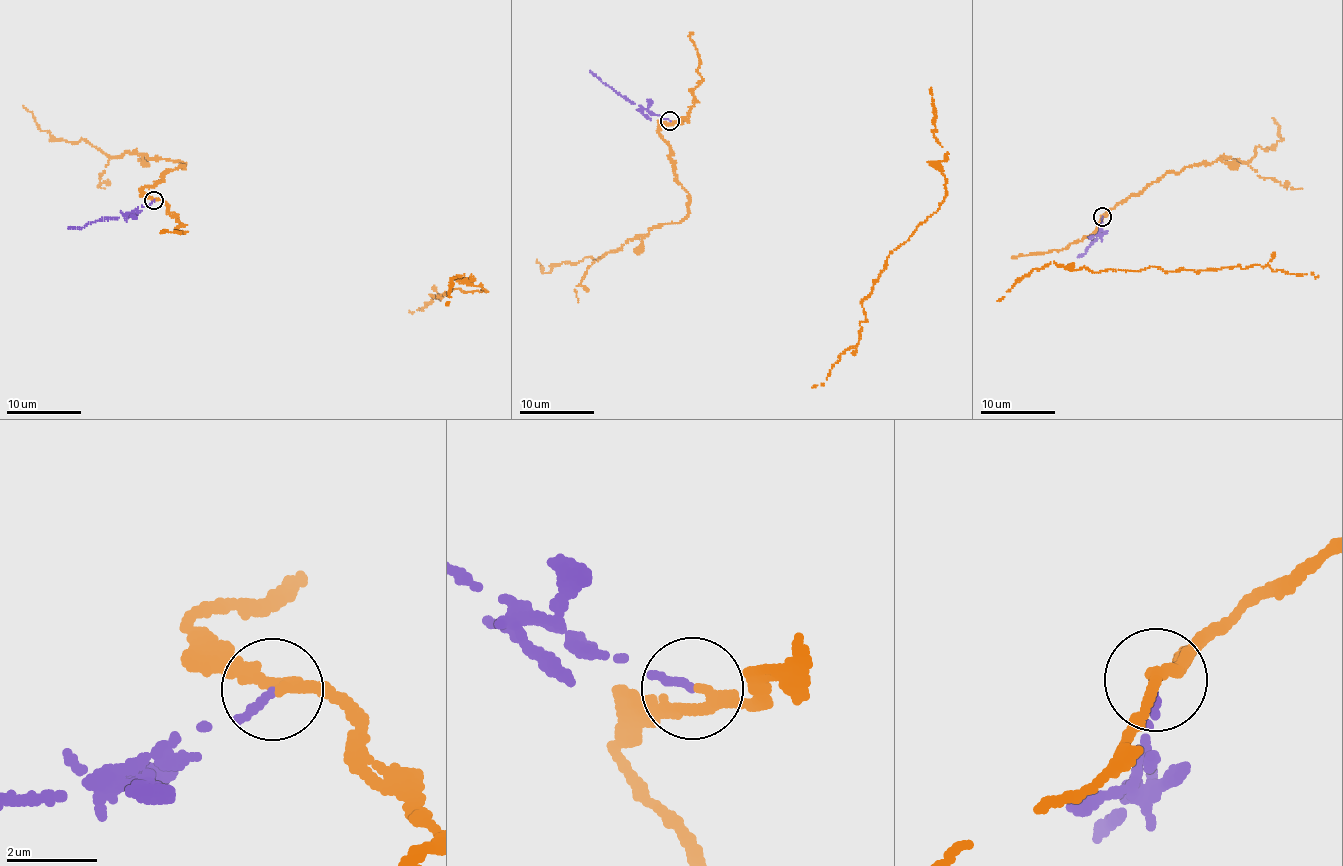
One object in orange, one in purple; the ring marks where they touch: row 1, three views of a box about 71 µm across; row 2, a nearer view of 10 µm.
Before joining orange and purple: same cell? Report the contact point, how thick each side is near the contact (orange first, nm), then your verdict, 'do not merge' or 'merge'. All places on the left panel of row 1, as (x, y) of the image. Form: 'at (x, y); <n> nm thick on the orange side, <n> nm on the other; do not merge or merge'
at (153, 200); 240 nm thick on the orange side, 180 nm on the other; do not merge

